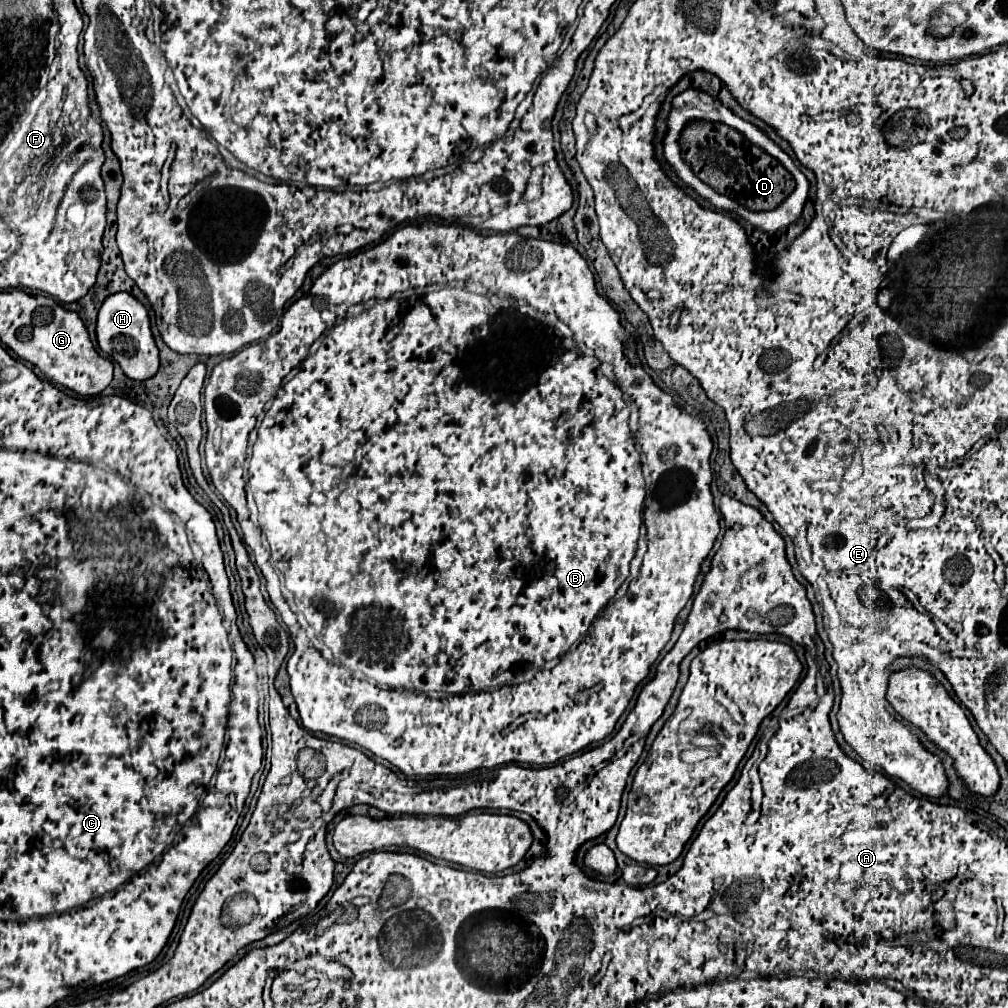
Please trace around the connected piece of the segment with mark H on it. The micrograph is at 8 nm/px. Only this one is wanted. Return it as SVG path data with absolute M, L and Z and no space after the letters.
M115 292L105 298L97 316L97 344L133 380L147 380L159 368L159 348L155 344L147 308L129 292Z

